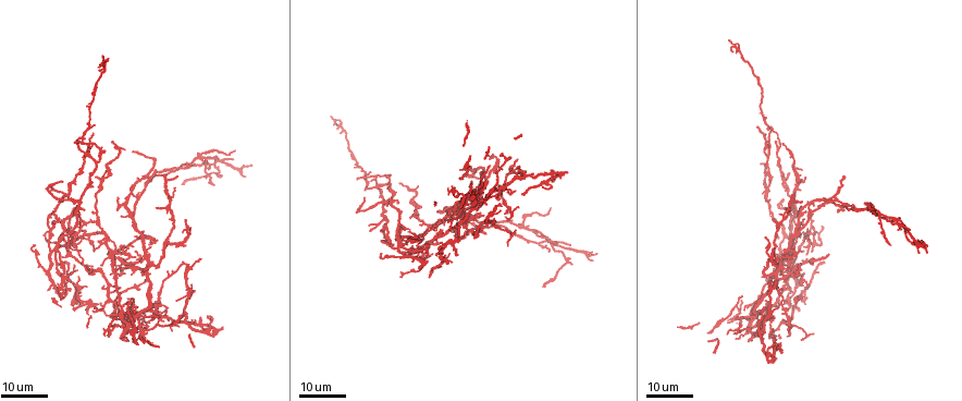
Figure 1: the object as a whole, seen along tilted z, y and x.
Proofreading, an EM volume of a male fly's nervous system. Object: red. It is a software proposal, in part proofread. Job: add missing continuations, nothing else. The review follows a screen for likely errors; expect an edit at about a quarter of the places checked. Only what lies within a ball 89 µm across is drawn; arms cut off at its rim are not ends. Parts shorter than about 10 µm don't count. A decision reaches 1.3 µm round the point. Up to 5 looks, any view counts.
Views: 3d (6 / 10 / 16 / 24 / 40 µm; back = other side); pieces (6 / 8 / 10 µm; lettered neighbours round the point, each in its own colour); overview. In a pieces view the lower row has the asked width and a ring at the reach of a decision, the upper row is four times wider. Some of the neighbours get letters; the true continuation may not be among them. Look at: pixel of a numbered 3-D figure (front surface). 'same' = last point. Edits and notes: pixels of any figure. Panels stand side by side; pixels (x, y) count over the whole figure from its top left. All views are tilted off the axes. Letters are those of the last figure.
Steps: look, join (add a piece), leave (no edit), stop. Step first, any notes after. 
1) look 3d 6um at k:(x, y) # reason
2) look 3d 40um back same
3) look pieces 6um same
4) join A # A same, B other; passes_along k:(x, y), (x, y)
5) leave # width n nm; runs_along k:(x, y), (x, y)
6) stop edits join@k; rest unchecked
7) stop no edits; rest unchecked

look 3d 16um at 1:(791, 270) # branch stops here

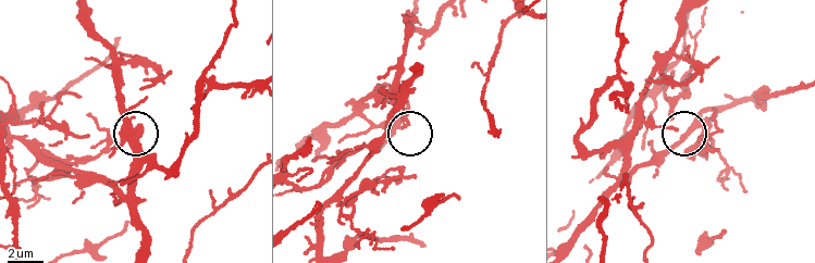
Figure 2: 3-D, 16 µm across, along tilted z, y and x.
look pieces 10um at 2:(405, 124)

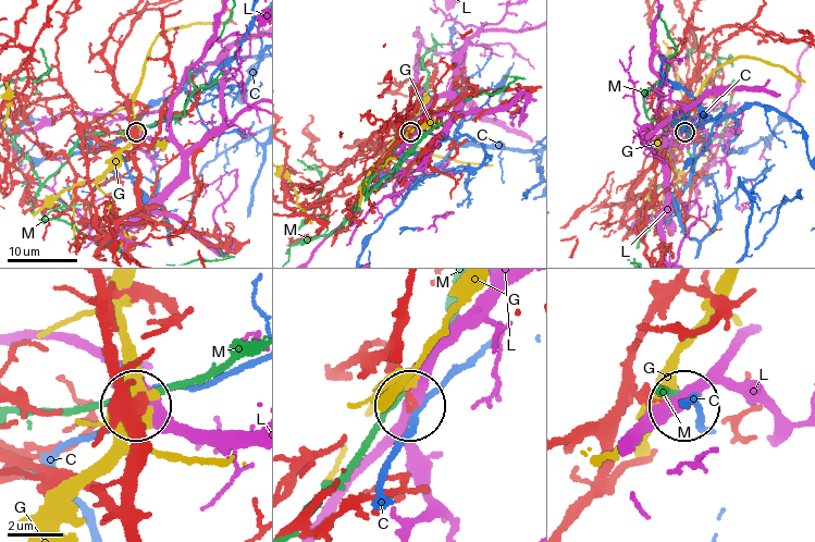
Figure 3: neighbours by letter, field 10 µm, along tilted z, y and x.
leave # C other, G other, L other, M other; no lettered piece goes on from it

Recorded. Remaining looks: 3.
look 3d 24um at 1:(807, 236) # thin end

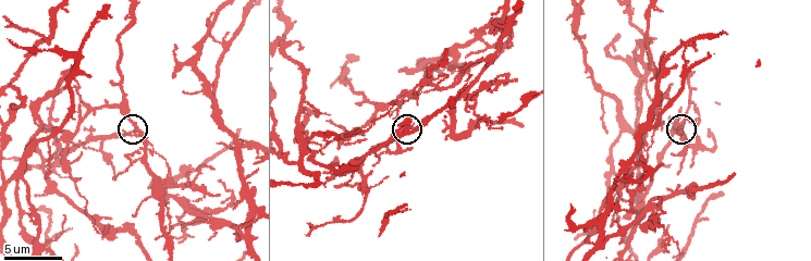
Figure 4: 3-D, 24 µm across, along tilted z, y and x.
look pieces 6um at 4:(415, 124)

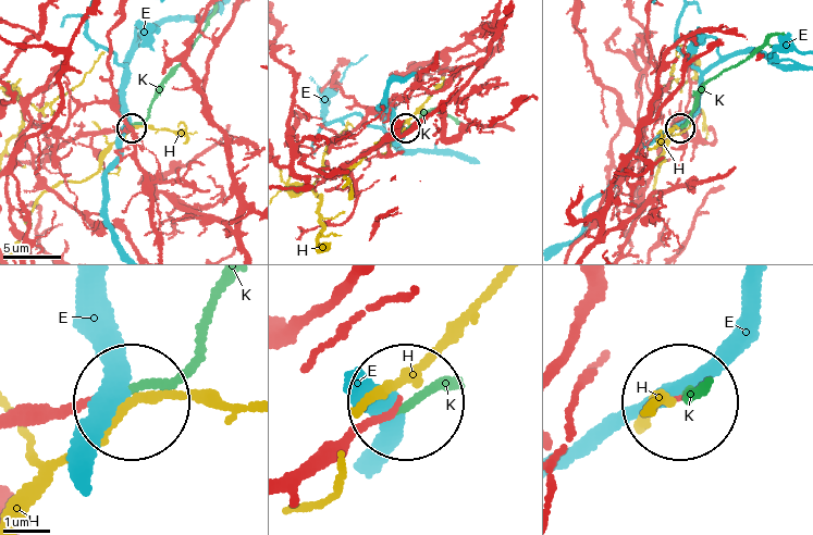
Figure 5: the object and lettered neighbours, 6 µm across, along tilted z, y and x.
join K # E other, H other, K same; passes_along 5:(19, 418), (167, 377), (213, 294); the neuron continues

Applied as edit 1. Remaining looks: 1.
look pieces 8um at 4:(617, 35) # an open end

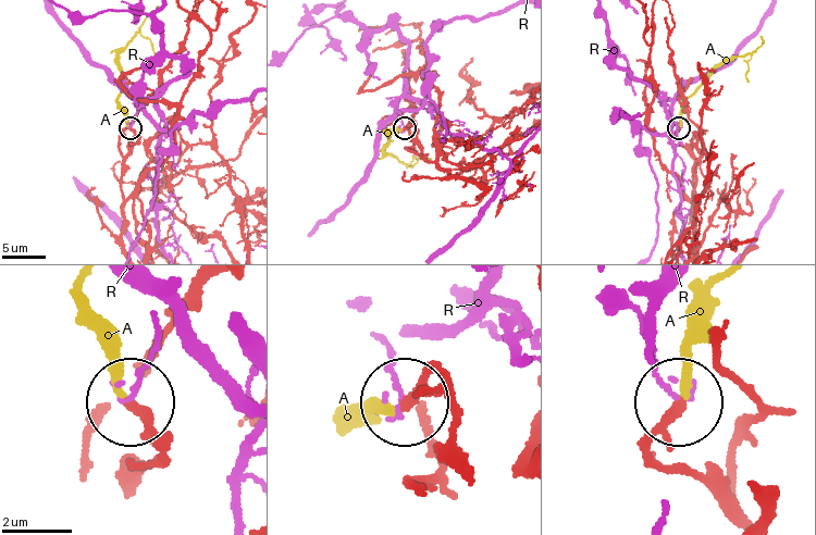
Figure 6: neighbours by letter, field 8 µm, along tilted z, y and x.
join A # width 250 nm; A same, R other; the neuron continues

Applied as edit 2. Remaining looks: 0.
stop edits join@5, join@6; rest unchecked

